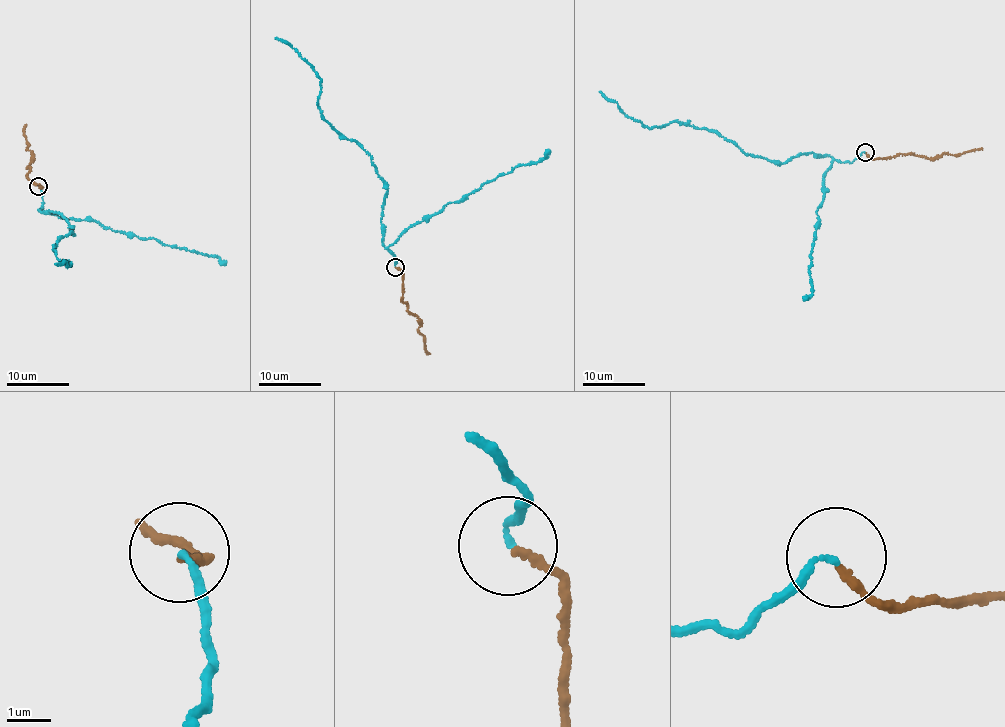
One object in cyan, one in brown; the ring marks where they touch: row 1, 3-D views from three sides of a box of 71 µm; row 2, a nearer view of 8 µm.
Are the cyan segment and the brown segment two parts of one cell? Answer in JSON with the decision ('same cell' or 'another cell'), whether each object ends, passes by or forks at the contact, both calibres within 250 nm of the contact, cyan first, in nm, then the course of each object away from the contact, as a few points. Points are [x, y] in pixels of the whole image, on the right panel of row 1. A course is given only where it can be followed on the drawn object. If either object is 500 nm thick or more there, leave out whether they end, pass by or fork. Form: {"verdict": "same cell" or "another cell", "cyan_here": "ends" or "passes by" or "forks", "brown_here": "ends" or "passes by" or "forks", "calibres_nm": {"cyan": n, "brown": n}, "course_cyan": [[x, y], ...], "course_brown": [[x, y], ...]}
{"verdict": "same cell", "cyan_here": "ends", "brown_here": "ends", "calibres_nm": {"cyan": 120, "brown": 150}, "course_cyan": [[866, 152], [849, 163], [812, 153], [778, 165], [687, 123], [649, 129], [599, 91]], "course_brown": [[866, 152], [871, 158], [913, 153], [930, 158], [948, 152], [954, 155], [982, 148]]}

